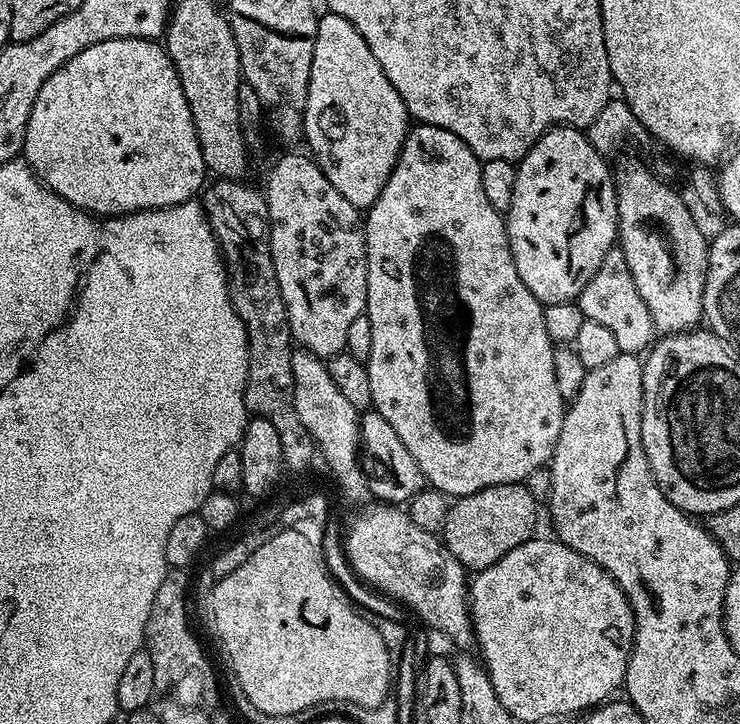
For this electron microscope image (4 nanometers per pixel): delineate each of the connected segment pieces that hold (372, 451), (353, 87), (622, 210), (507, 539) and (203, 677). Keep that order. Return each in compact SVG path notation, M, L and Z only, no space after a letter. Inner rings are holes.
M375 410L365 411L361 415L359 457L364 476L368 479L368 491L377 501L400 506L426 487L424 475L418 470L418 462L414 462L410 450L402 446L402 438L394 434L394 426L390 426L390 422L386 422L386 418Z
M328 12L321 15L316 22L314 58L310 62L303 139L308 140L307 151L322 174L326 174L330 186L334 186L334 190L338 190L338 194L342 194L350 206L367 210L382 194L398 162L409 127L410 117L398 90L394 90L394 86L390 86L390 78L382 74L382 66L378 66L378 58L370 54L370 46L366 46L362 34L358 34L358 30L346 22L346 18L338 18L338 14Z
M624 160L614 168L616 185L616 227L618 247L630 266L634 286L642 294L646 308L650 310L653 329L660 334L687 332L701 323L704 315L704 287L708 269L709 241L704 240L704 232L696 225L688 204L667 184L659 180L640 160Z
M527 483L499 484L474 494L457 496L449 503L446 522L442 529L444 547L458 558L469 573L475 574L494 566L510 550L533 539L536 532L536 501Z
M169 569L163 576L154 603L150 608L144 631L145 649L154 667L157 691L172 692L177 703L189 708L211 708L218 700L218 684L214 670L206 658L197 638L188 628L188 574L183 569Z

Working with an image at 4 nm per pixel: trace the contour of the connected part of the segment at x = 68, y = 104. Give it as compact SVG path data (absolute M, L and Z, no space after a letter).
M114 38L106 42L98 42L94 46L86 46L86 50L82 50L82 54L74 54L74 58L70 58L58 70L54 70L54 74L50 74L50 78L46 78L46 82L42 82L42 90L38 90L38 98L34 98L34 106L30 110L30 118L26 126L26 138L24 139L24 151L22 153L23 159L27 160L32 171L36 173L36 177L40 179L41 184L45 188L50 189L54 194L61 196L66 202L70 202L81 212L87 212L91 215L101 218L110 216L129 216L132 212L145 212L151 208L169 208L170 206L178 206L182 202L193 199L205 187L206 169L204 166L204 159L202 158L202 146L198 142L198 134L194 126L194 118L190 114L190 106L186 102L186 94L182 94L182 82L176 73L176 67L172 59L168 57L168 50L163 43L154 40L139 40L138 38Z

